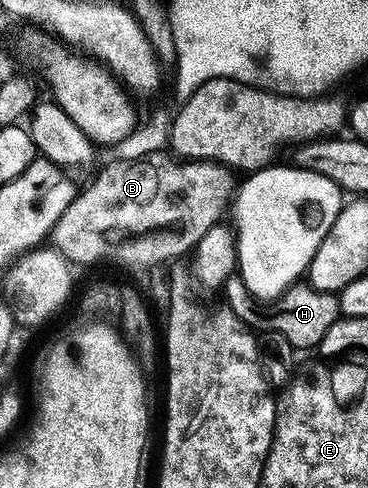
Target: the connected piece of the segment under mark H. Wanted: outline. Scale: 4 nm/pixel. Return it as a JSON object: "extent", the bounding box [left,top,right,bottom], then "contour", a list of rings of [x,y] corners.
{"extent":[222,273,341,349],"contour":[[[233,273],[223,283],[222,293],[228,298],[225,299],[227,306],[233,309],[248,307],[248,312],[243,312],[242,318],[249,328],[257,332],[277,331],[282,333],[282,337],[286,337],[286,341],[290,341],[294,349],[319,348],[322,337],[326,337],[326,329],[330,329],[330,325],[334,325],[334,321],[341,318],[339,298],[331,291],[319,291],[304,281],[293,283],[278,298],[261,305],[248,292],[242,277],[238,273]]]}

